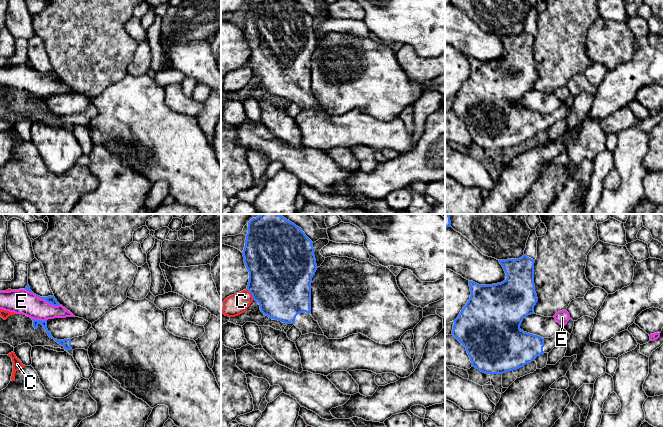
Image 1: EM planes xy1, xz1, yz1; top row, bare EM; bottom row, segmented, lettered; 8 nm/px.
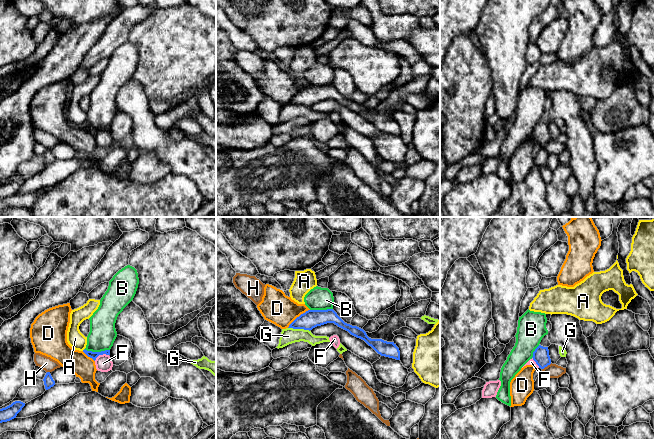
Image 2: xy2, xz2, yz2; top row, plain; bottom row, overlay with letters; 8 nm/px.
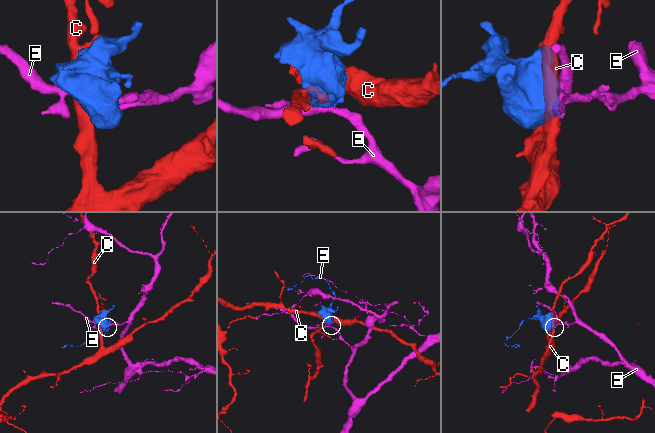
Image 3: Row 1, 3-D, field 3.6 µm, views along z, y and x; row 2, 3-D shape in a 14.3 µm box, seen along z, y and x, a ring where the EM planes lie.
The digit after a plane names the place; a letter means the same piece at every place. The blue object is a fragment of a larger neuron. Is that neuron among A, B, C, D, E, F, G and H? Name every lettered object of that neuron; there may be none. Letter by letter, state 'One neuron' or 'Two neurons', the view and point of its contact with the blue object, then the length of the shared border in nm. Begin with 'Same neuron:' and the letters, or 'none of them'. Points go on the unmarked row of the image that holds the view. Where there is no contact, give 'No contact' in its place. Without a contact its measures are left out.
Same neuron: none of them
A: Two neurons. No contact
B: Two neurons. Touches blue at xy2 (97, 128). Shared border 200 nm
C: Two neurons. Touches blue at xz1 (251, 69). Shared border 110 nm
D: Two neurons. Touches blue at xz2 (299, 92). Shared border 240 nm
E: Two neurons. Touches blue at xy1 (47, 77). Shared border 220 nm
F: Two neurons. Touches blue at xy2 (101, 130). Shared border 130 nm
G: Two neurons. Touches blue at xz2 (299, 104). Shared border 180 nm
H: Two neurons. Touches blue at yz2 (546, 142). Shared border 90 nm

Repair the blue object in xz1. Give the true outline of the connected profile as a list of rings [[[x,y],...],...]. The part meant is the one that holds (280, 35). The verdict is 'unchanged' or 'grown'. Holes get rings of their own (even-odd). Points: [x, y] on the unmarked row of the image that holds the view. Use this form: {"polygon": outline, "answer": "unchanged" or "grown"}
{"polygon": [[[248,0],[243,26],[249,48],[247,66],[271,95],[294,100],[302,111],[324,111],[311,89],[311,59],[317,46],[313,18],[295,0]]], "answer": "grown"}

